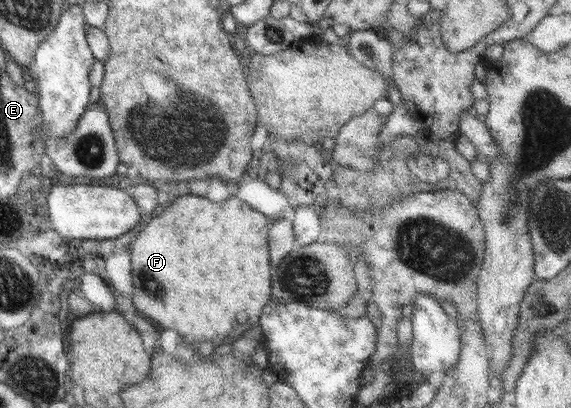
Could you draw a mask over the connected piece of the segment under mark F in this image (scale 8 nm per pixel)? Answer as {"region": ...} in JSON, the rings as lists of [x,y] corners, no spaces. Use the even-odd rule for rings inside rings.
{"region":[[[190,193],[181,196],[176,195],[176,198],[172,202],[170,201],[169,206],[164,208],[164,211],[158,216],[152,218],[130,243],[129,253],[132,257],[131,269],[134,289],[131,302],[140,313],[149,317],[160,329],[172,329],[176,331],[178,335],[184,337],[187,344],[197,345],[201,341],[209,341],[214,346],[225,343],[226,341],[232,343],[233,340],[238,339],[247,329],[257,325],[262,308],[271,299],[272,265],[269,263],[269,249],[267,246],[269,224],[270,220],[263,213],[254,211],[254,209],[248,207],[246,203],[242,203],[236,197],[230,197],[228,201],[216,205],[216,203],[204,199],[202,196],[196,196]]]}

